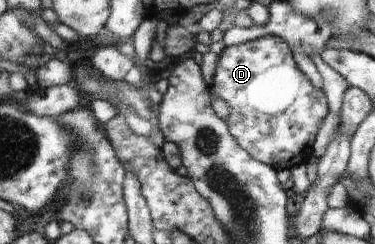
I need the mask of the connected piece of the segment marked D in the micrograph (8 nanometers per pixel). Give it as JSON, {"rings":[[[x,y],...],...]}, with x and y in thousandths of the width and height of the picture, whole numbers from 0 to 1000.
{"rings":[[[701,148],[603,189],[584,221],[563,385],[573,385],[573,402],[595,410],[611,434],[611,475],[600,496],[624,566],[680,652],[731,684],[749,721],[768,713],[792,672],[824,664],[819,639],[835,639],[835,582],[845,582],[848,537],[880,459],[869,385],[861,385],[861,369],[845,369],[787,254],[765,172],[739,148]]]}

